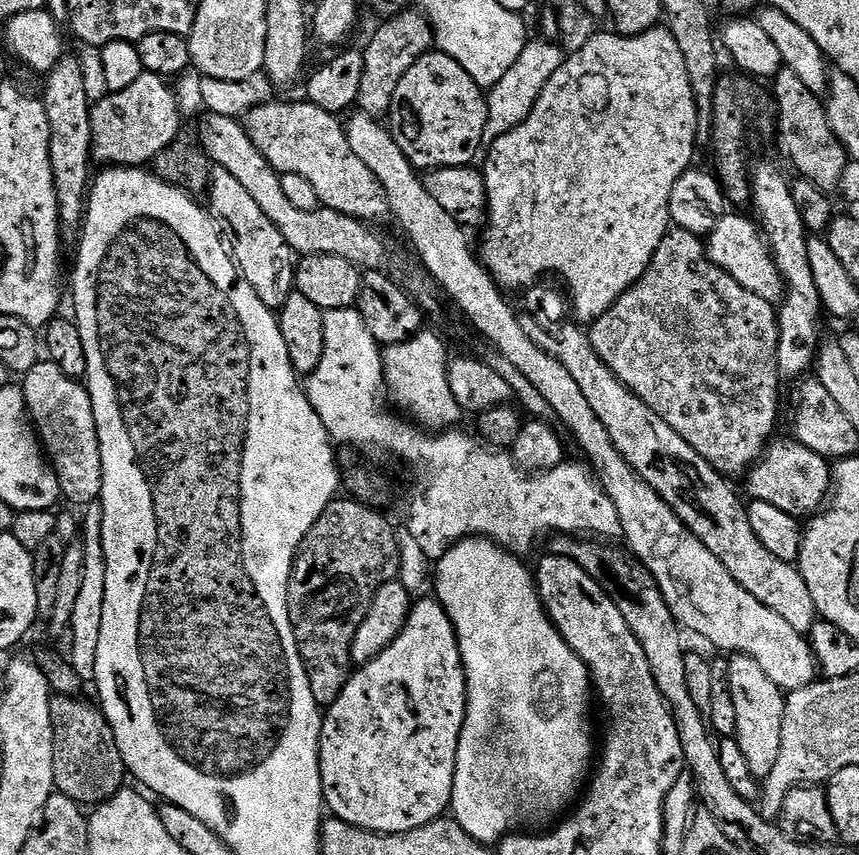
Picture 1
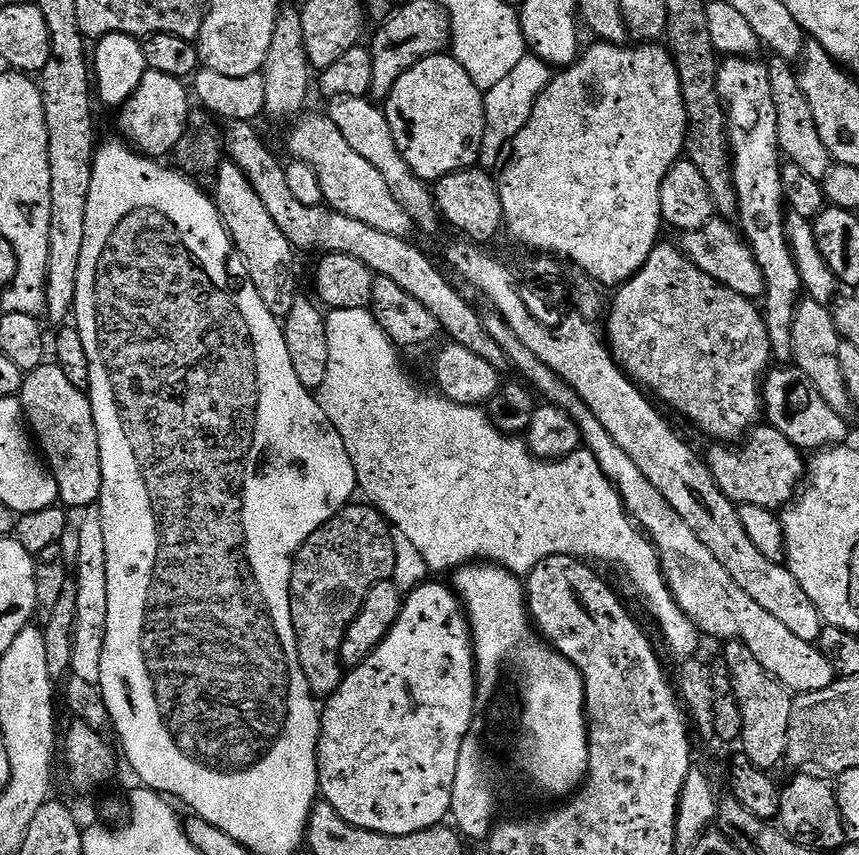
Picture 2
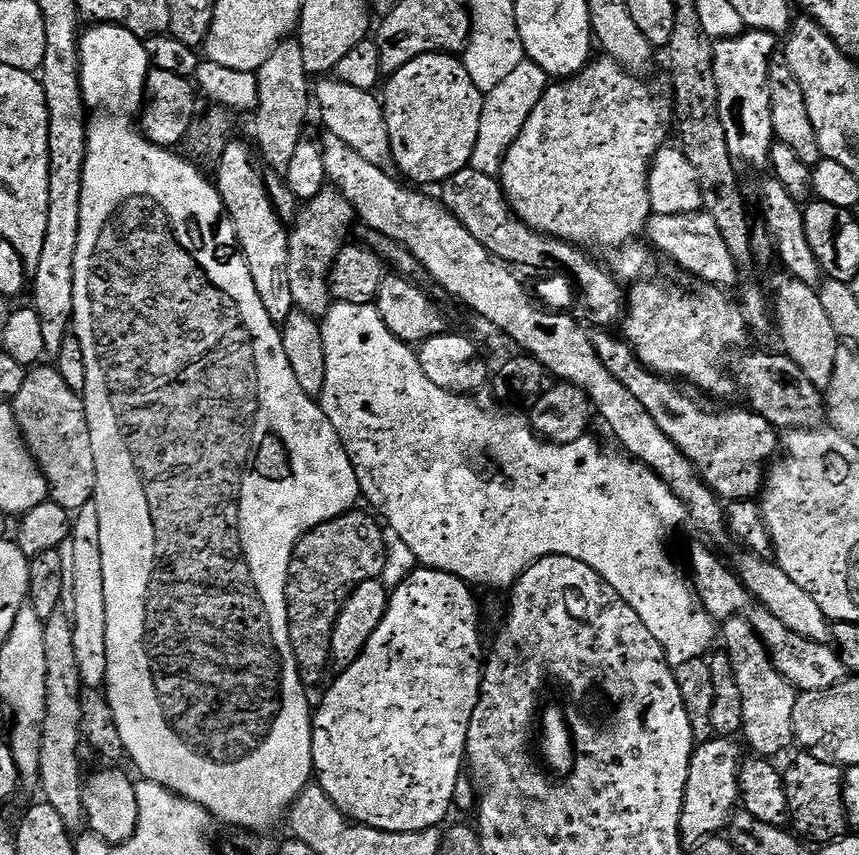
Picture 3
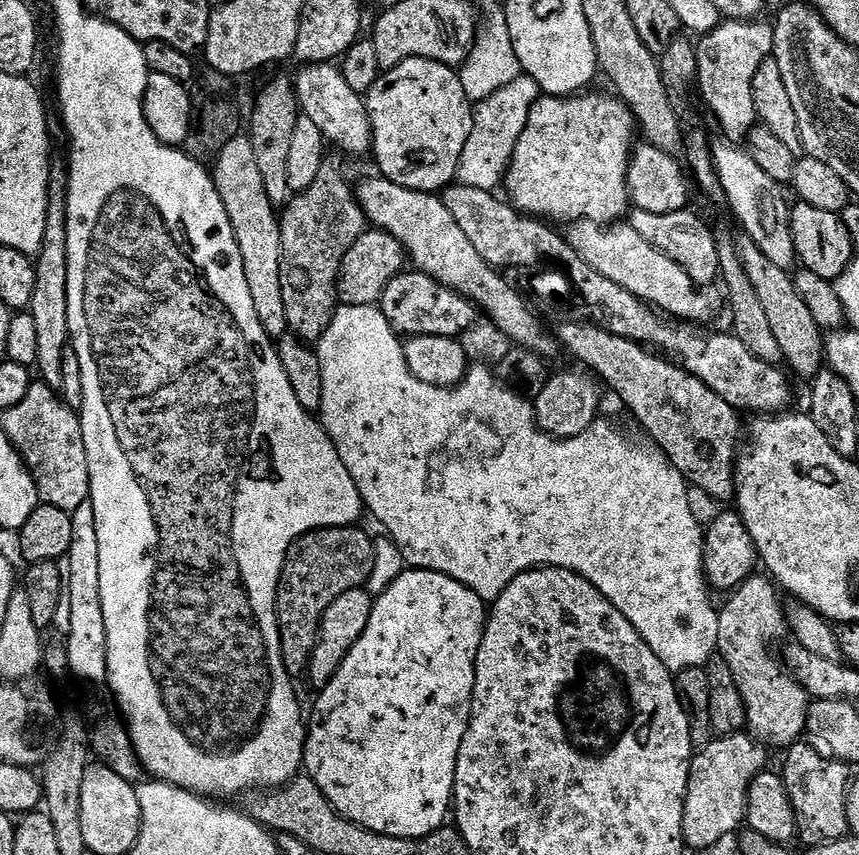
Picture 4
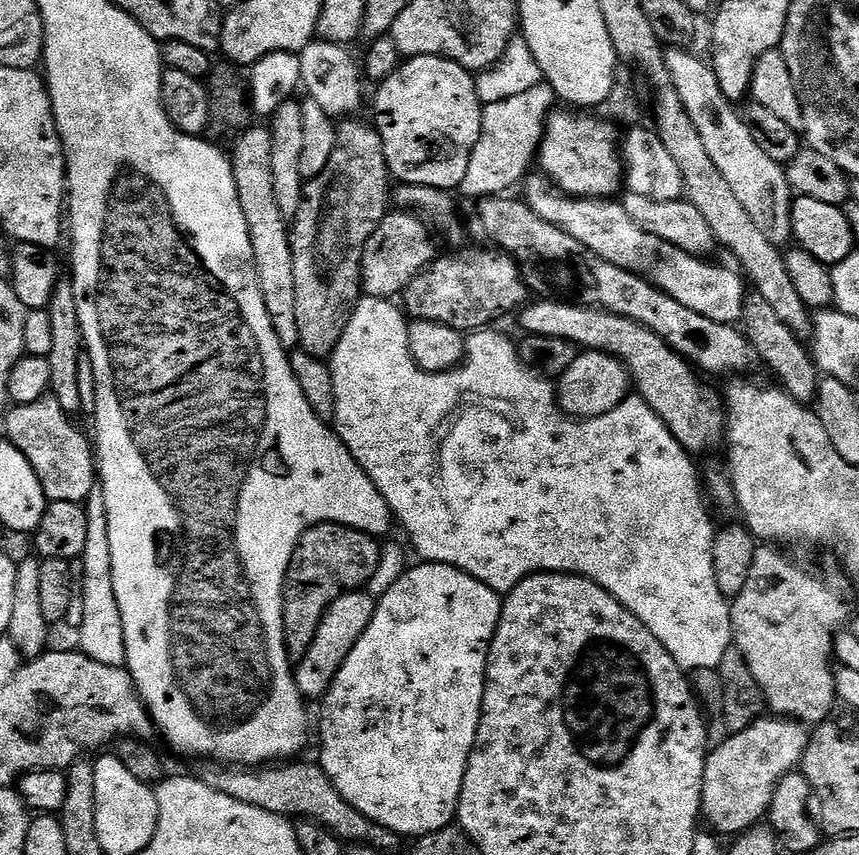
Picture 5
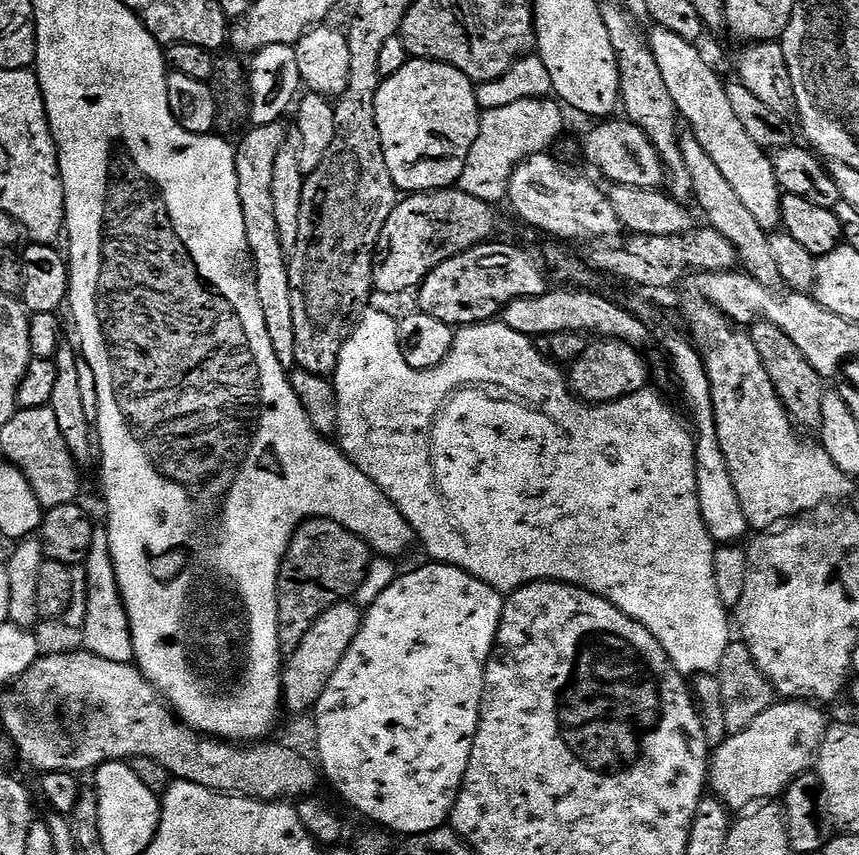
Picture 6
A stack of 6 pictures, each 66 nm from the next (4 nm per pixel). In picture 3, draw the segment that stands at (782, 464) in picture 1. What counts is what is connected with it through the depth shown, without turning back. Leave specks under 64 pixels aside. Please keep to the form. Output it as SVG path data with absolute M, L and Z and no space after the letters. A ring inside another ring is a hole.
M600 330L592 336L592 345L596 347L598 358L602 358L602 362L610 370L610 374L614 374L614 378L618 378L618 382L622 382L622 386L626 386L626 390L630 390L630 394L634 394L634 398L638 398L638 402L642 402L642 406L646 406L646 410L650 410L650 416L654 418L654 422L658 422L658 426L666 434L666 438L670 438L670 442L674 442L674 446L678 446L678 450L682 450L682 454L686 454L686 458L690 458L696 471L700 473L700 476L710 485L721 501L735 502L759 497L766 484L764 460L770 459L775 452L777 455L782 448L782 436L778 429L765 416L745 410L743 407L741 407L742 409L728 408L725 412L720 413L708 412L707 406L699 404L694 397L687 396L680 389L683 387L675 379L658 376L655 372L650 371L641 360L636 358L627 340L619 335L616 337L611 334L611 331Z

